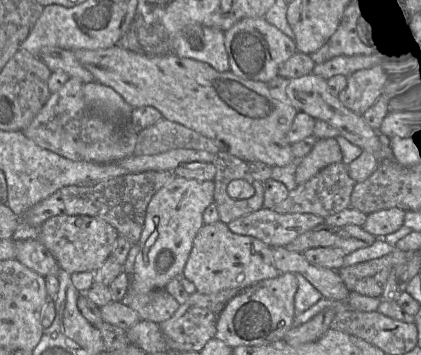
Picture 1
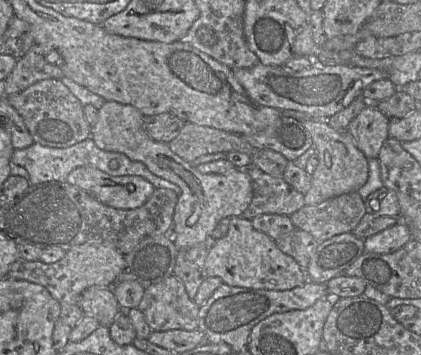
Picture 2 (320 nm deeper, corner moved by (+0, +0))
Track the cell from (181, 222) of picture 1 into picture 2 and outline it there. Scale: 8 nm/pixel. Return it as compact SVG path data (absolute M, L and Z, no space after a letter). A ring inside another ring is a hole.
M105 101L98 109L97 122L91 126L90 138L102 150L118 152L129 159L143 163L153 174L168 180L181 189L173 214L173 241L177 250L211 242L211 234L223 218L239 217L250 205L253 198L252 181L246 169L236 168L227 174L203 174L195 166L180 158L169 149L168 144L149 137L143 127L143 115L132 105L116 101Z

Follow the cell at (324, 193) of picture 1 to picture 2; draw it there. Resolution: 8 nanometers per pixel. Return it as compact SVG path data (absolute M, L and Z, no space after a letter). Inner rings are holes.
M358 192L327 199L316 205L304 205L289 216L295 228L310 233L319 243L333 236L353 232L366 207Z

